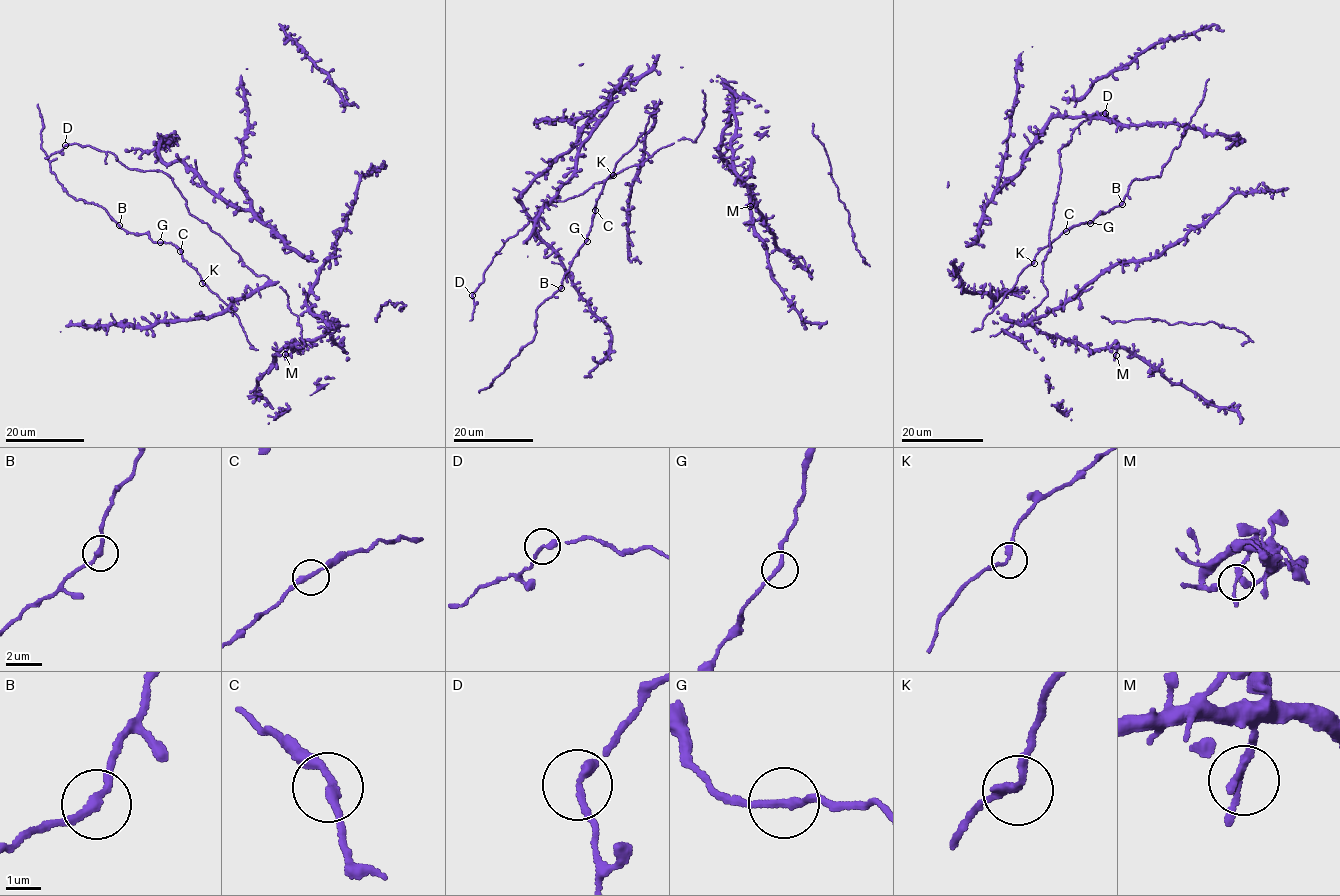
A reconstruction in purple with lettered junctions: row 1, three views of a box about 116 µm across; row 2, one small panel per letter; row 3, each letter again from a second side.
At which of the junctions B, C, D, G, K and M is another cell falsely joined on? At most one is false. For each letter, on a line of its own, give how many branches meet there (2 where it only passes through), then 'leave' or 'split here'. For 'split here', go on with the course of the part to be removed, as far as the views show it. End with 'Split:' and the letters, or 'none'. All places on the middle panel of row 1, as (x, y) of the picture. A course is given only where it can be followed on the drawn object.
B: 2 | leave
C: 2 | leave
D: 2 | leave
G: 2 | leave
K: 2 | leave
M: 2 | leave
Split: none

